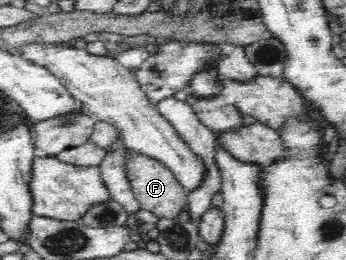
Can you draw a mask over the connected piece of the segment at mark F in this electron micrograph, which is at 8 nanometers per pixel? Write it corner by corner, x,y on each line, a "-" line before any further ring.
128,151
130,151
130,156
126,156
125,160
126,178
140,209
149,210
160,218
173,217
182,207
186,207
187,193
185,188
162,161
136,151

